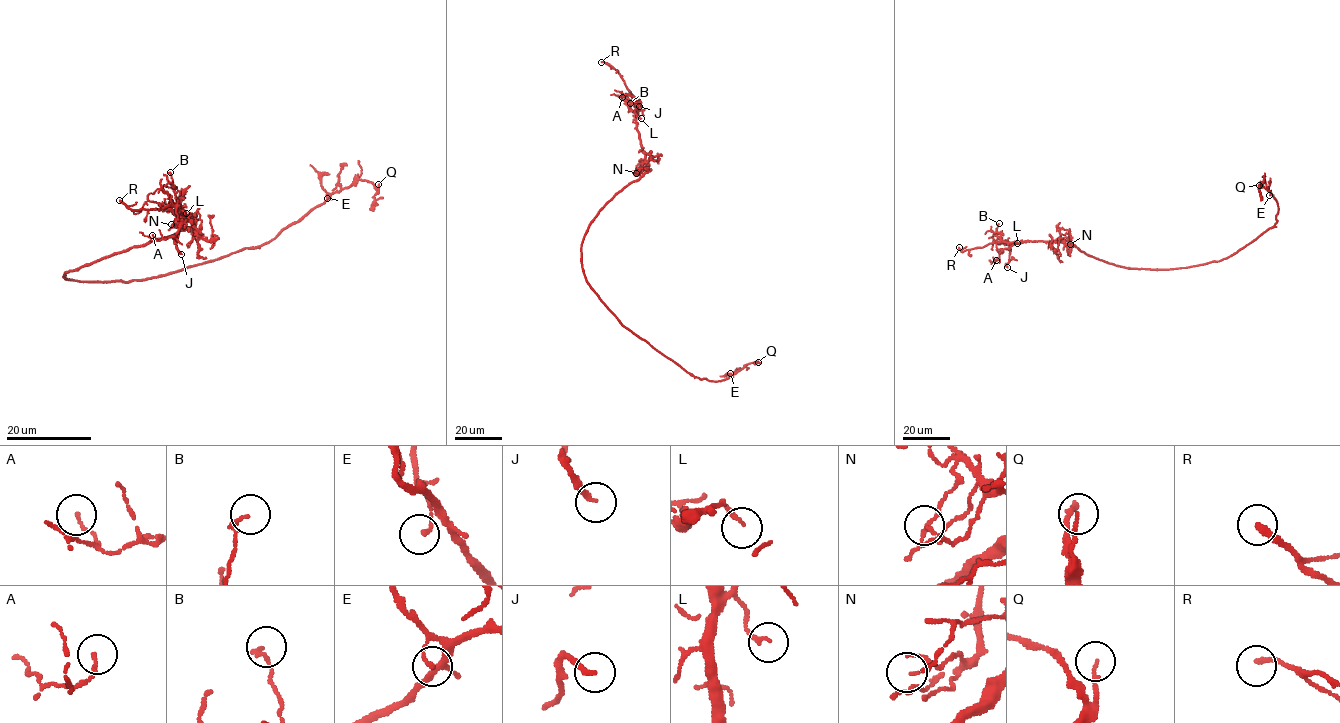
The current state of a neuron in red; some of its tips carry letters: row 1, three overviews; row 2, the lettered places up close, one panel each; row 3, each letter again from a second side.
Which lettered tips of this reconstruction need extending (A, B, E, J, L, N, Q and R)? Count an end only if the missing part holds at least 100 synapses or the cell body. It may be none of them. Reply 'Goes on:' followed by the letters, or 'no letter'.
Goes on: R

